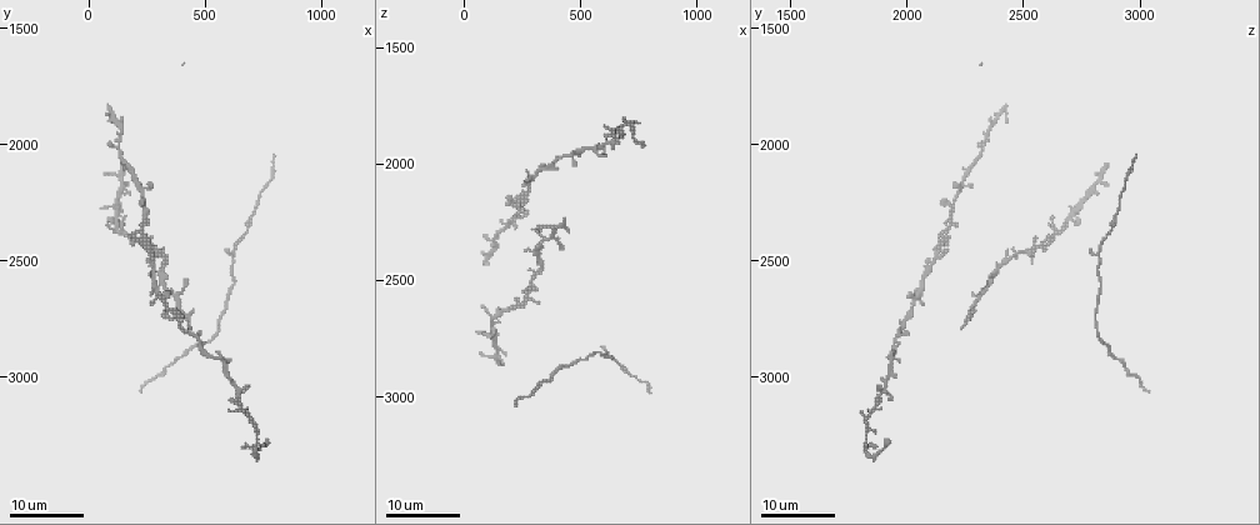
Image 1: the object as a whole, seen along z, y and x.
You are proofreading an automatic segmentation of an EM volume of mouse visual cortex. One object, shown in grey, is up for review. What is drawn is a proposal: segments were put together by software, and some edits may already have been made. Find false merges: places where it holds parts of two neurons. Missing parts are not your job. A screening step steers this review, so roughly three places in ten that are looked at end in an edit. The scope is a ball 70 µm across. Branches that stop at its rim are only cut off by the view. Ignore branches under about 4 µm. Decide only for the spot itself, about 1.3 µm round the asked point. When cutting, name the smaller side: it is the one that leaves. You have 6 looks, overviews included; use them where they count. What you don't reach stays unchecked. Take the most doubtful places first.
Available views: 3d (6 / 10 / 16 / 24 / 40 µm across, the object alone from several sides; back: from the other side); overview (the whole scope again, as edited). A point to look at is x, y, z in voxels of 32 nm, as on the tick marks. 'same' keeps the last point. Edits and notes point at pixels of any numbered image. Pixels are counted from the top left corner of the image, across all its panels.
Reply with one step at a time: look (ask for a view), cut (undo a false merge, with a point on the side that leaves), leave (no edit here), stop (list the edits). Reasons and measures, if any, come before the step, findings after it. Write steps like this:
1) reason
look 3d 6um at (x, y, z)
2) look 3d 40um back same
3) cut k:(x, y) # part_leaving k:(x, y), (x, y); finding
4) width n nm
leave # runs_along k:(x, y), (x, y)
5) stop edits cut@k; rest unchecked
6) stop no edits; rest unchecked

arms part here
look 3d 16um at (280, 2430, 2570)

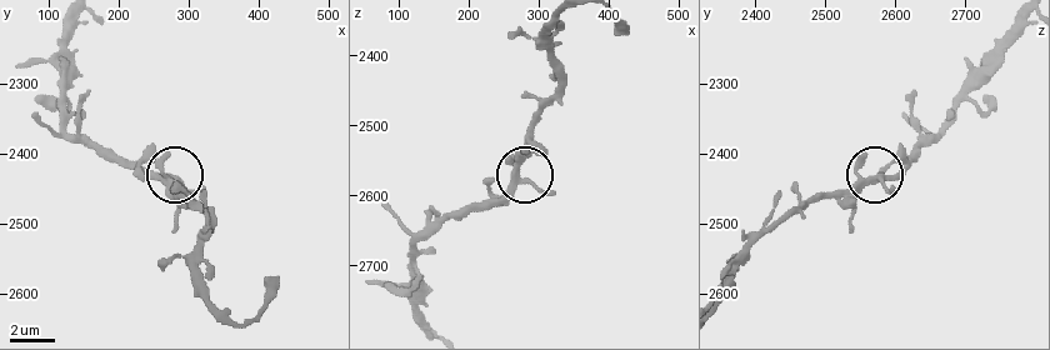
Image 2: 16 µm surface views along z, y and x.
look 3d 10um at (280, 2435, 2580)

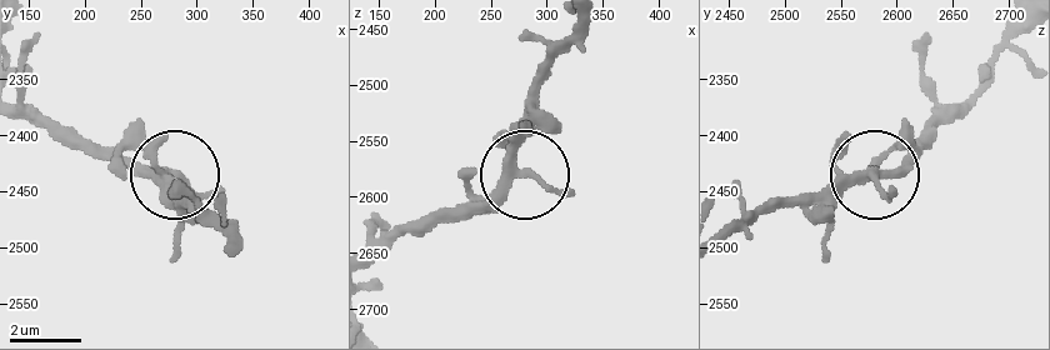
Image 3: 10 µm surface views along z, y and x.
leave # runs_along 3:(571, 26), (548, 63), (518, 173), (458, 221); one neuron here

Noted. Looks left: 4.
arms part here
look 3d 16um at (630, 2470, 2820)

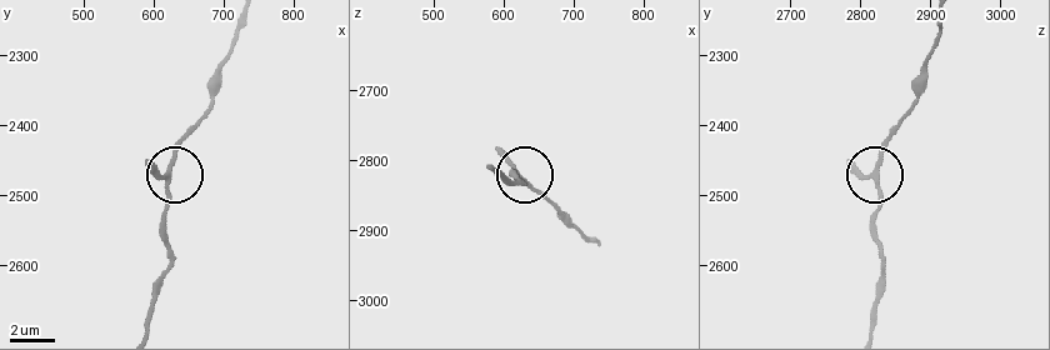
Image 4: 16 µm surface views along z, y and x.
look 3d 10um at (620, 2475, 2820)

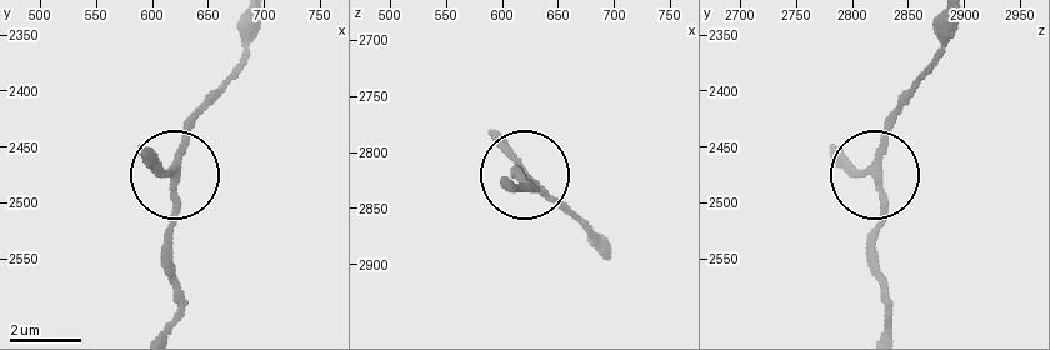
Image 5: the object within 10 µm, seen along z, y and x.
arms 3
leave # continuous, no second neuron

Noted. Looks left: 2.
side arm on a straight run
look 3d 24um at (290, 2520, 2100)

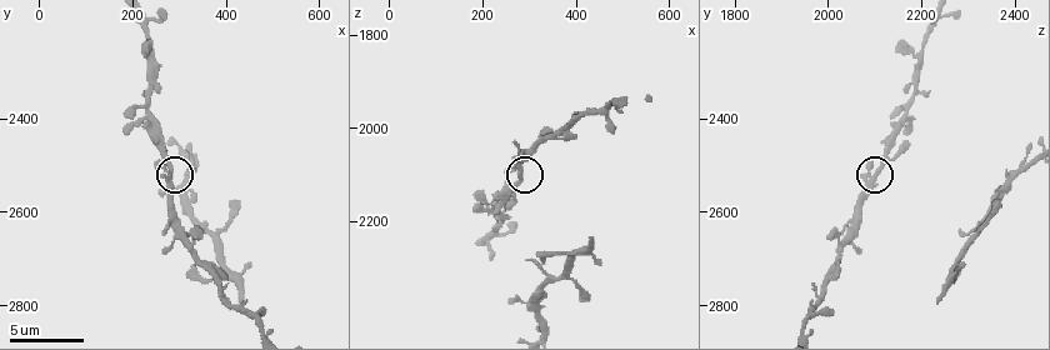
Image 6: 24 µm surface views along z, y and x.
look 3d 10um at (285, 2520, 2100)

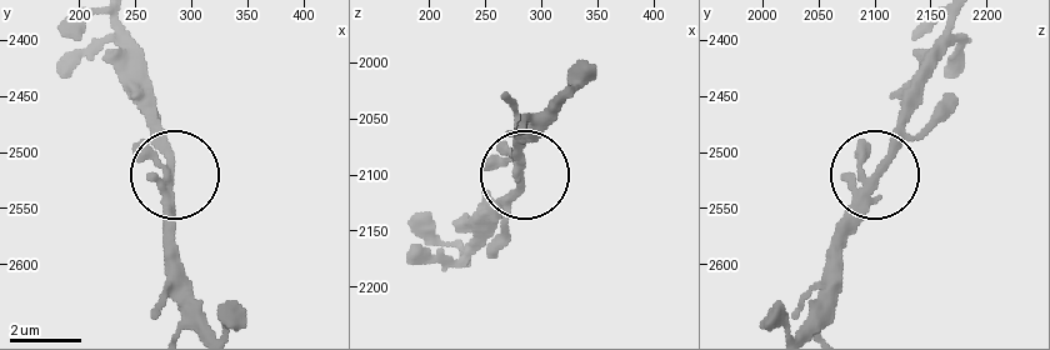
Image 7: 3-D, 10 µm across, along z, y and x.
arms 3
leave # continuous, no second neuron

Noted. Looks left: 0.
stop no edits; rest unchecked

